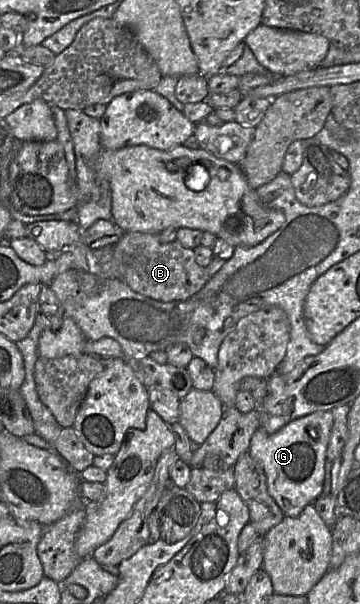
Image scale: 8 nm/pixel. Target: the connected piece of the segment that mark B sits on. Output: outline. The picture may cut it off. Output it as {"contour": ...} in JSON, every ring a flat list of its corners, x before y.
{"contour":[[126,232,113,245,116,279,120,279,135,292,162,302,186,300,201,290,211,276,195,259,193,249,175,240,162,243,158,234]]}

